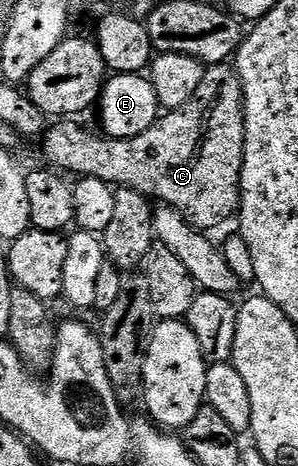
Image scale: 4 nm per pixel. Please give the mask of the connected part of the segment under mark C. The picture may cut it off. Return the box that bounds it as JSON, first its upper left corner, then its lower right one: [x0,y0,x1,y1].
[43,62,245,229]

